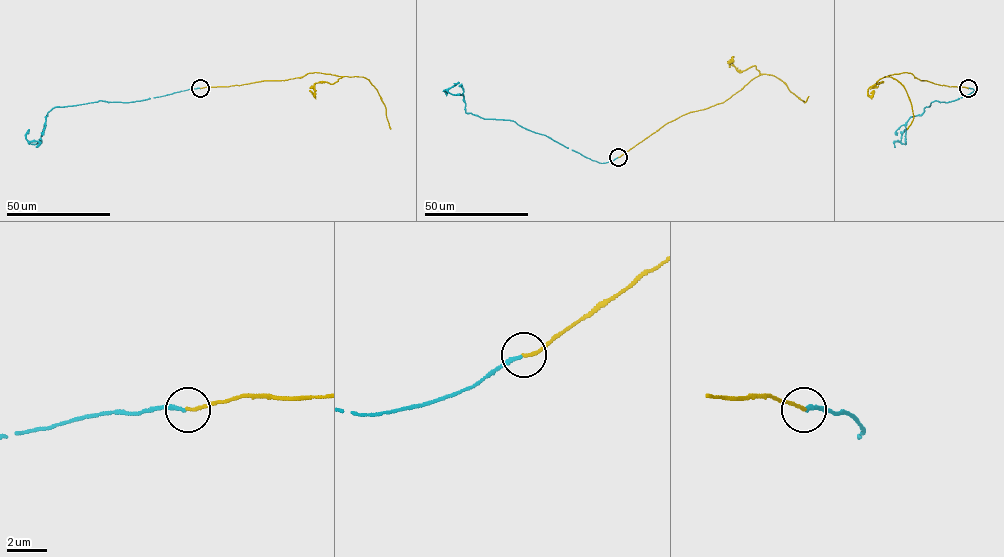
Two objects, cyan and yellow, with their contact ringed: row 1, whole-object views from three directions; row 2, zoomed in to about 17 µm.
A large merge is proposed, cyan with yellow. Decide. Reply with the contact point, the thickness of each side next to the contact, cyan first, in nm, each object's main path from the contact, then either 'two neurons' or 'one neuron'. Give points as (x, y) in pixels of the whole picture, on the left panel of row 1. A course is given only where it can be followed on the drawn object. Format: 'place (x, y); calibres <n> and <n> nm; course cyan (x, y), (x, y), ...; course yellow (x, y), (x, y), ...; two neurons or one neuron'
place (200, 88); calibres 170 and 140 nm; course cyan (200, 88), (131, 102), (101, 100), (54, 107), (47, 112), (41, 139), (29, 143), (37, 141), (36, 147); course yellow (200, 88), (286, 80), (309, 73), (363, 76), (374, 87), (384, 104), (390, 129); one neuron

